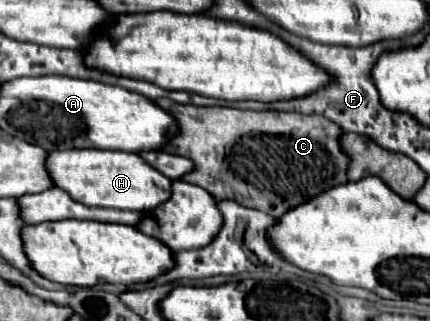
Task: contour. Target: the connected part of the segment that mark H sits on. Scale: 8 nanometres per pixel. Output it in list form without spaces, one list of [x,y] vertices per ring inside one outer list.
[[[68,149],[52,151],[46,163],[54,183],[70,193],[72,199],[90,207],[110,207],[146,213],[170,197],[172,179],[154,171],[138,153],[98,151],[98,149]]]

